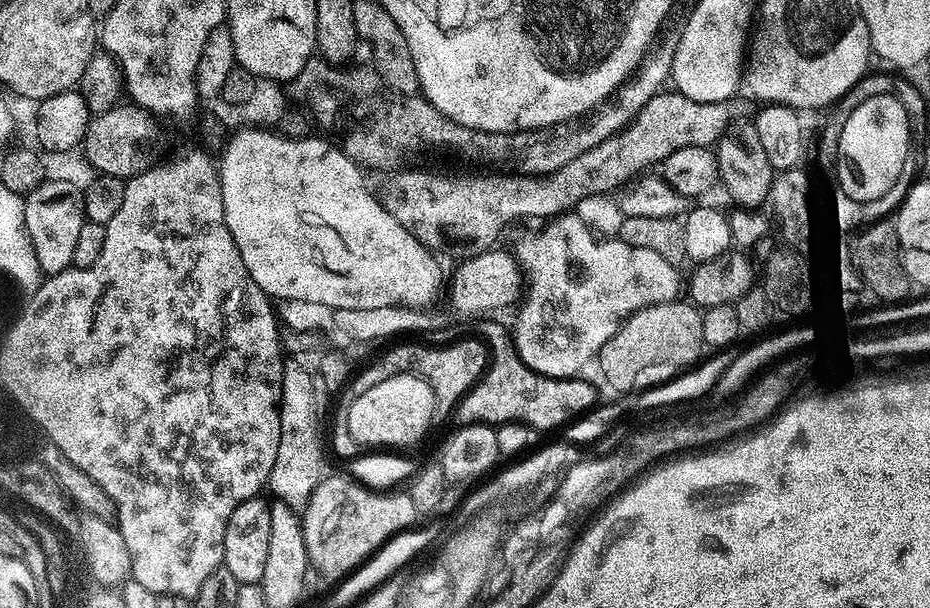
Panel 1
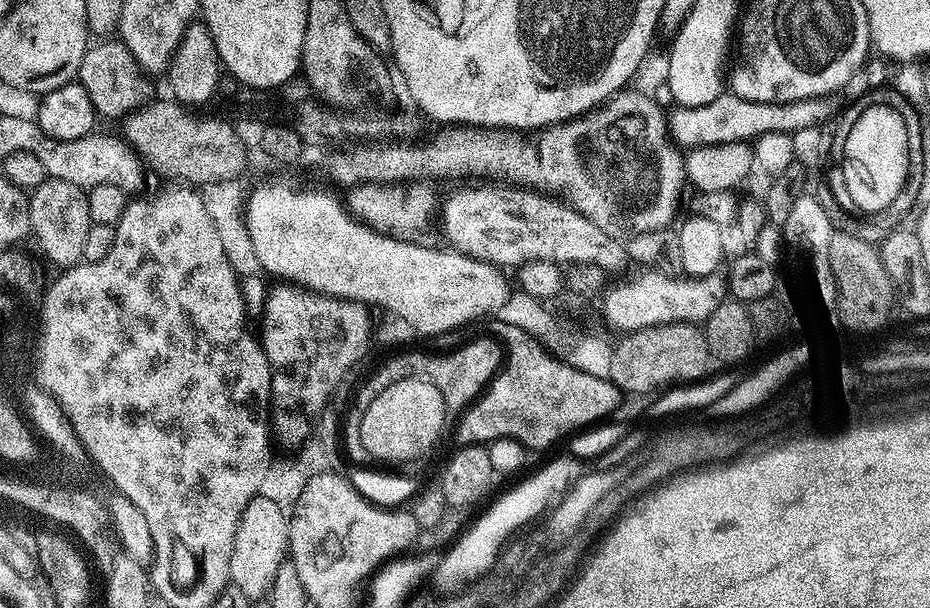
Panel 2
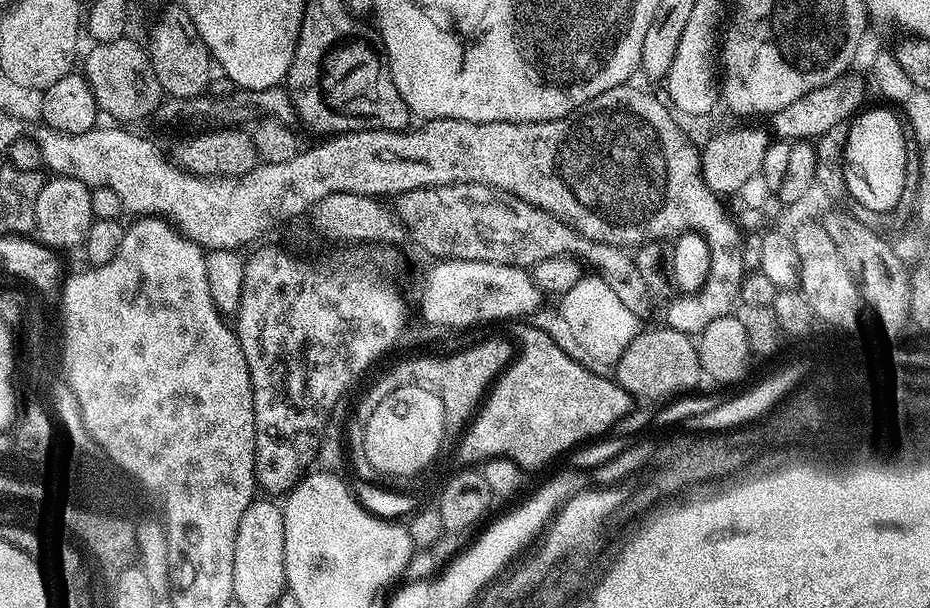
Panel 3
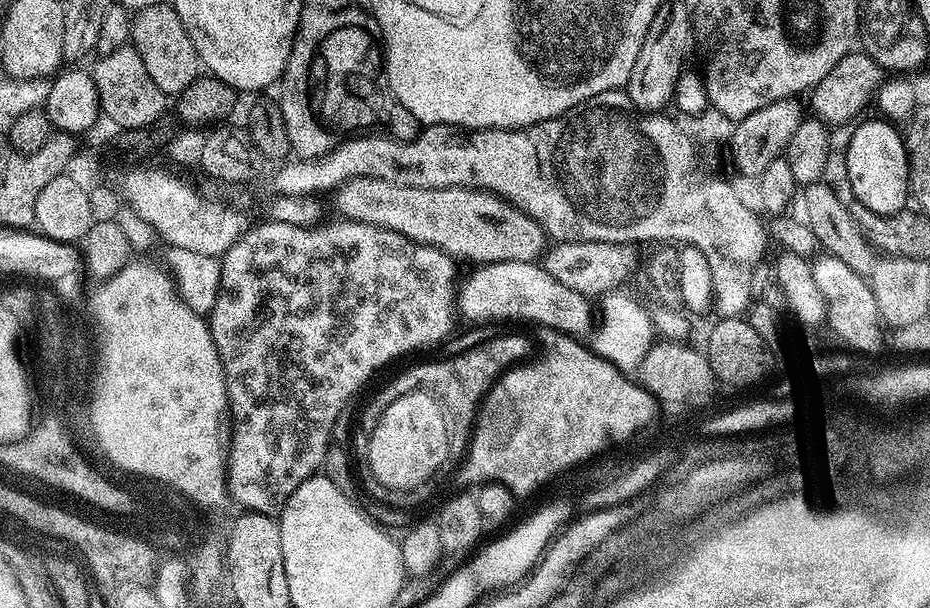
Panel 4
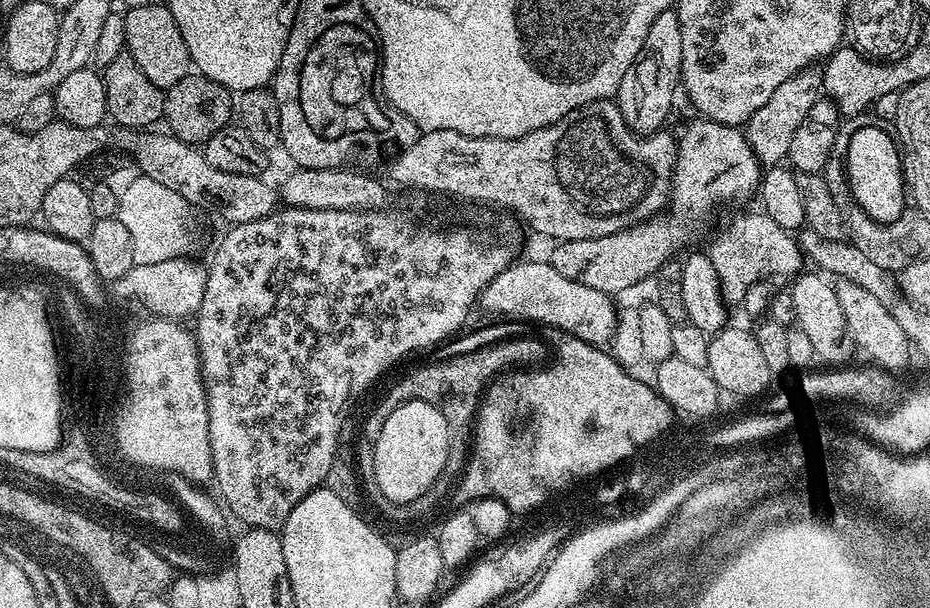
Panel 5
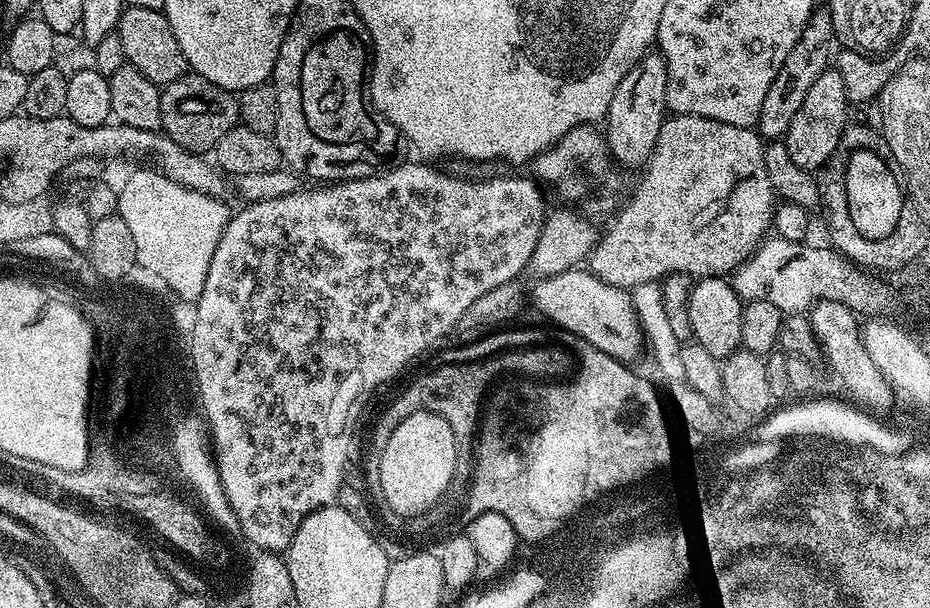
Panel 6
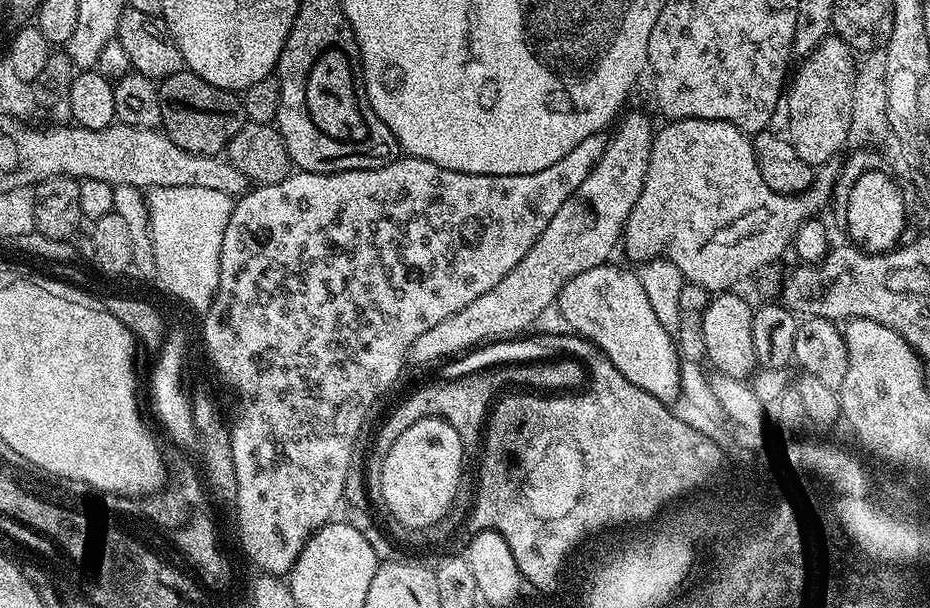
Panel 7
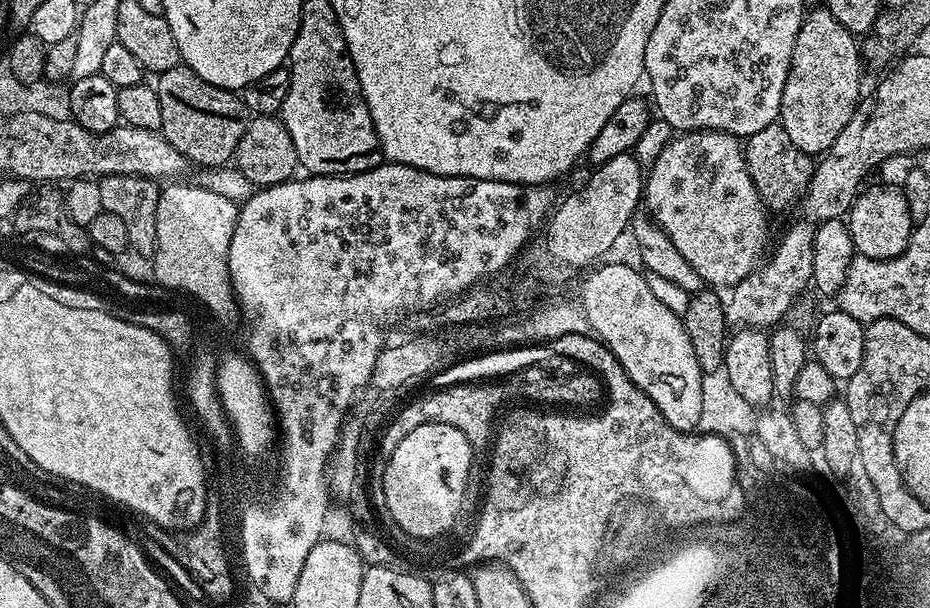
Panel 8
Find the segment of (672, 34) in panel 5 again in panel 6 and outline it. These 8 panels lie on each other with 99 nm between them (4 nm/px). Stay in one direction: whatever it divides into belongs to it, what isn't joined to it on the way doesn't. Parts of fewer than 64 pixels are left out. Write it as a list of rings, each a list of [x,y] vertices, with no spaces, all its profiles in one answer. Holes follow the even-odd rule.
[[[652,50],[632,67],[626,78],[622,78],[618,90],[614,90],[614,98],[610,98],[610,110],[606,117],[606,139],[613,160],[625,169],[639,169],[647,165],[652,157],[652,151],[658,142],[658,130],[662,130],[668,112],[667,81],[666,62],[659,51]]]

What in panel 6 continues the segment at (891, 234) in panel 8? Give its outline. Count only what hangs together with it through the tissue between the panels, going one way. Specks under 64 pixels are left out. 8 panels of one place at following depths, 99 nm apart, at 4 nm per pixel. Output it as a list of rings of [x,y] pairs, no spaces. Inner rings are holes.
[[[857,148],[849,158],[845,172],[850,218],[854,218],[854,226],[858,226],[858,230],[862,230],[866,238],[886,238],[894,234],[906,211],[906,192],[902,187],[901,177],[894,171],[893,165],[878,153],[879,151],[871,148]]]

